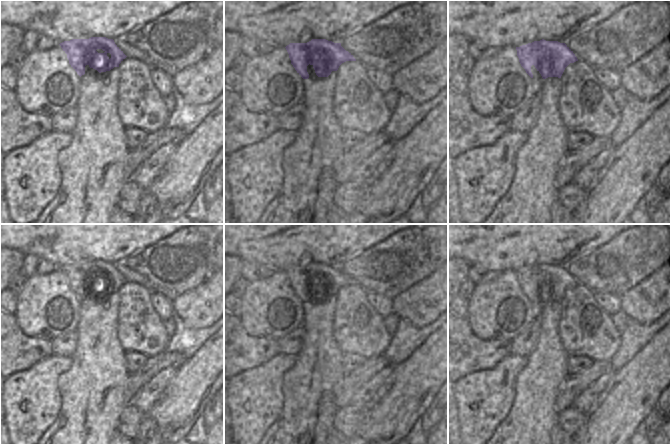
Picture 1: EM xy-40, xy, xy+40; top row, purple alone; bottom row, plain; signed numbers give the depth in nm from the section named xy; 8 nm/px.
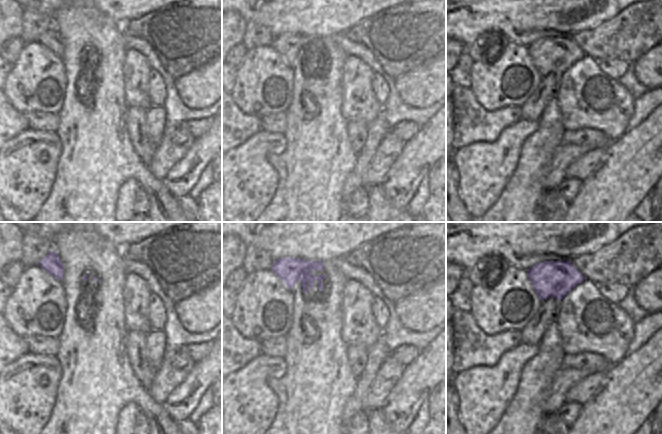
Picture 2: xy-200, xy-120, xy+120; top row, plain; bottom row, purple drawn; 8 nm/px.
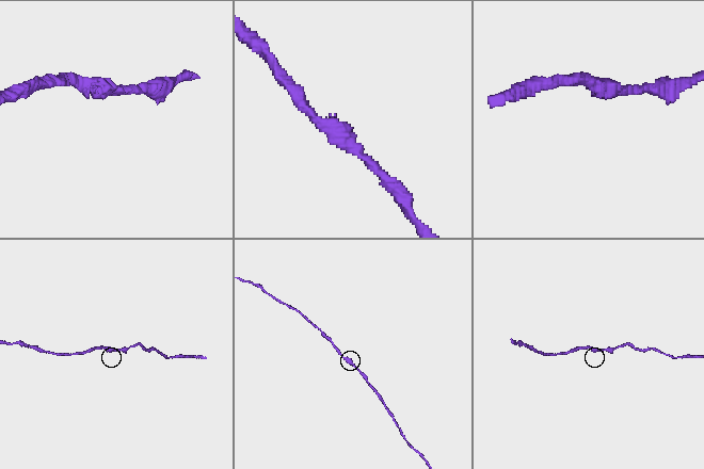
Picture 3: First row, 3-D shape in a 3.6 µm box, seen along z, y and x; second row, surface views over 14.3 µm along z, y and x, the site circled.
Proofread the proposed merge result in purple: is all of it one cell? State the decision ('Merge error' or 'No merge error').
No merge error

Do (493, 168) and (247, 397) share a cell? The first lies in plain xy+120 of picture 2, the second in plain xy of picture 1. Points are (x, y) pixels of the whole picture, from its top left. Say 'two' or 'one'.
one

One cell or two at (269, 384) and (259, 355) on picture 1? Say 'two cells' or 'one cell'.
two cells

